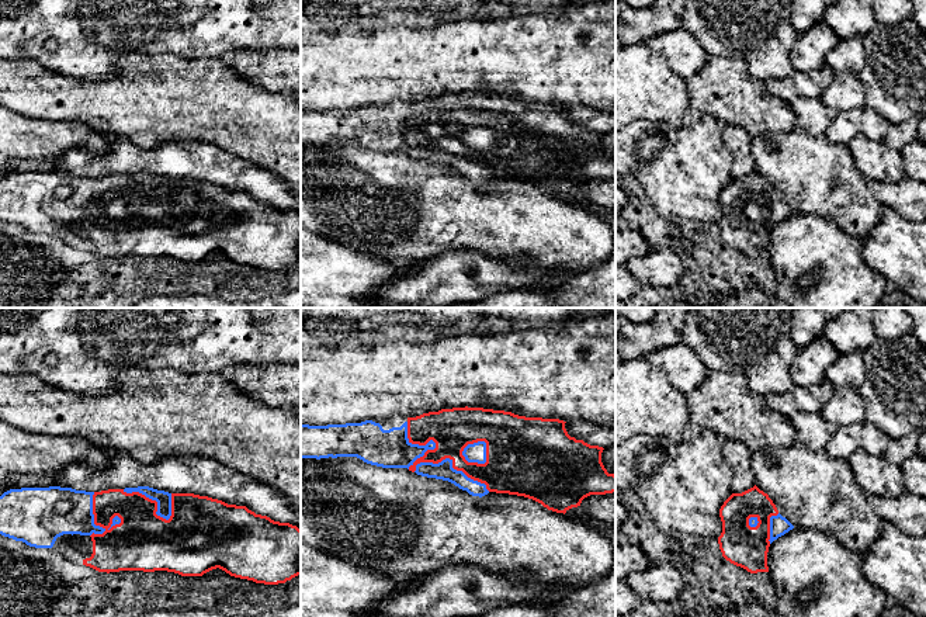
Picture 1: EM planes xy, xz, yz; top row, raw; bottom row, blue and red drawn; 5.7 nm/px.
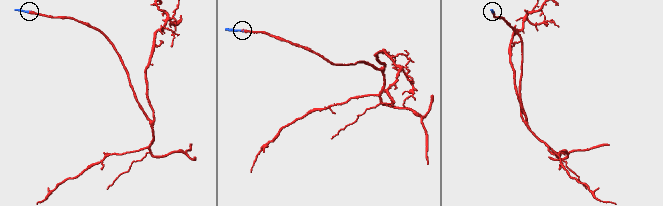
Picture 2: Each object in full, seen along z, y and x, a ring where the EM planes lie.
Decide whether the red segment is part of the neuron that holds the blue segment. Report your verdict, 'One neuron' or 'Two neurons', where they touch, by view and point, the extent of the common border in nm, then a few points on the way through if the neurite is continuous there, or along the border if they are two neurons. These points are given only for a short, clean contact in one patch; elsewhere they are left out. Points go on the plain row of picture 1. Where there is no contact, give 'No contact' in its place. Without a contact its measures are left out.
One neuron. Touches blue at xz (419, 149). Shared border 600 nm

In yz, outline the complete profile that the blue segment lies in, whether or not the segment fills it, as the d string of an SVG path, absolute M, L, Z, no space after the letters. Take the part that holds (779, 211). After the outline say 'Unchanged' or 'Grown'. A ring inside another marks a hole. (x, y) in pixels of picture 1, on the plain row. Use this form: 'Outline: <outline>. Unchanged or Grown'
Outline: M756 170L732 178L721 191L719 202L722 218L718 229L722 242L750 259L769 257L770 229L794 214Z. Grown

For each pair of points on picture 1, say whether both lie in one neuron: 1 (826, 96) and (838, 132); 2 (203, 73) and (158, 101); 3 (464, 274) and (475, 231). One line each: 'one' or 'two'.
1: two
2: one
3: two

